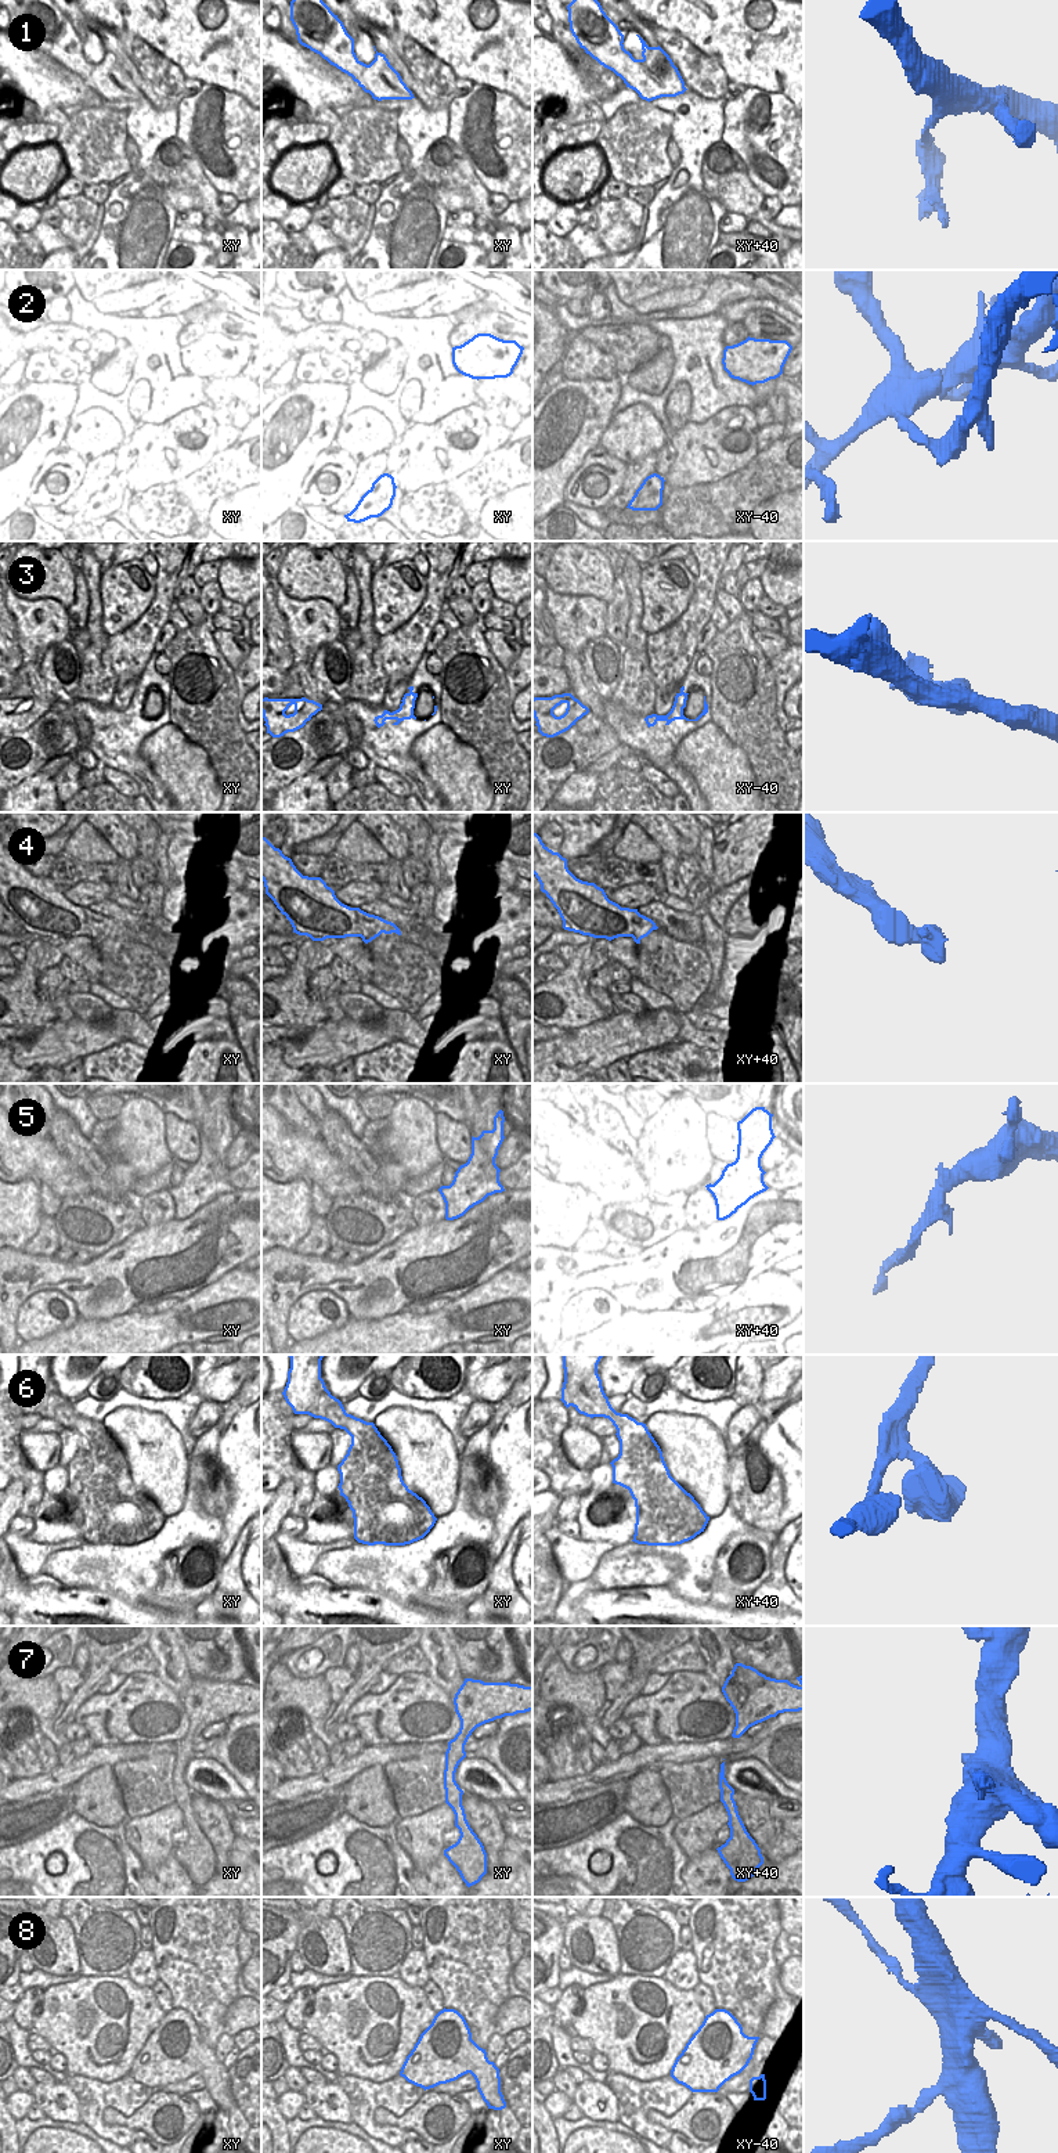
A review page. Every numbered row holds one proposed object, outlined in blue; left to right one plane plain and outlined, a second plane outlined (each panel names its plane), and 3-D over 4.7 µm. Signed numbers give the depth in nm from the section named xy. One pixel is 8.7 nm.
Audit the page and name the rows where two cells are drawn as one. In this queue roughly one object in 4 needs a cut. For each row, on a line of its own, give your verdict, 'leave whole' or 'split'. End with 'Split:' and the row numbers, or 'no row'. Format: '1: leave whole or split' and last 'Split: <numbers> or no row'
1: split
2: split
3: split
4: leave whole
5: leave whole
6: leave whole
7: leave whole
8: leave whole
Split: 1, 2, 3

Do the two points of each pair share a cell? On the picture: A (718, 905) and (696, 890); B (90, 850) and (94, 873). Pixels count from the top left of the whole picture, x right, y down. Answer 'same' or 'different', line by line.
A: same
B: different

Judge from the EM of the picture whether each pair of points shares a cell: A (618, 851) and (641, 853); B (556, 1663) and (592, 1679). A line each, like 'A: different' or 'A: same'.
A: same
B: same

